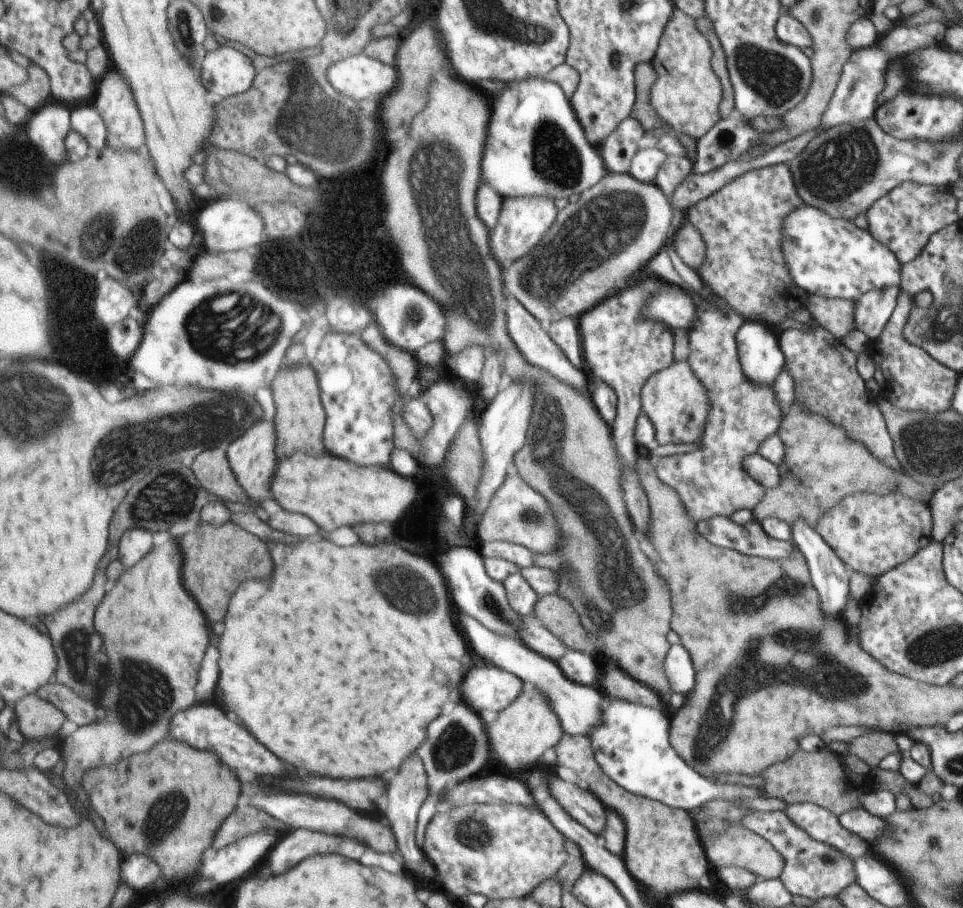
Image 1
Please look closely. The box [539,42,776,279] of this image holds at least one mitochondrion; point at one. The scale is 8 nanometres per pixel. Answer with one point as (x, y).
(613, 73)

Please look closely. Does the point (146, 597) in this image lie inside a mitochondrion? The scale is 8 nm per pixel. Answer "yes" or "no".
no

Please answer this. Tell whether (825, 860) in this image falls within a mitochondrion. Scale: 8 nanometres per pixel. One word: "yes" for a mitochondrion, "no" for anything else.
yes

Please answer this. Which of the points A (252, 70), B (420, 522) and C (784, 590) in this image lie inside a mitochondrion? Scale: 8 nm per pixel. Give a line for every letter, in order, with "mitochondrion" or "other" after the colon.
A: other
B: other
C: mitochondrion

